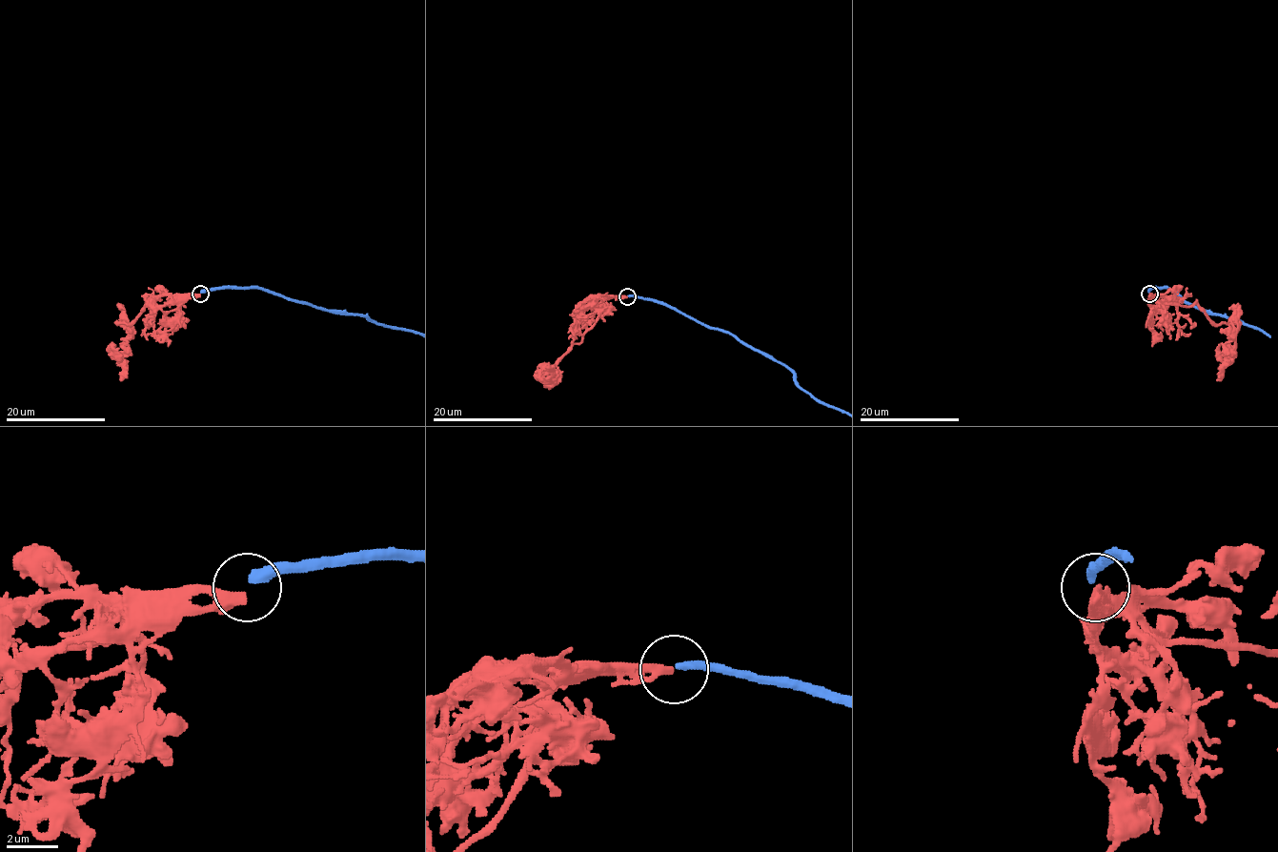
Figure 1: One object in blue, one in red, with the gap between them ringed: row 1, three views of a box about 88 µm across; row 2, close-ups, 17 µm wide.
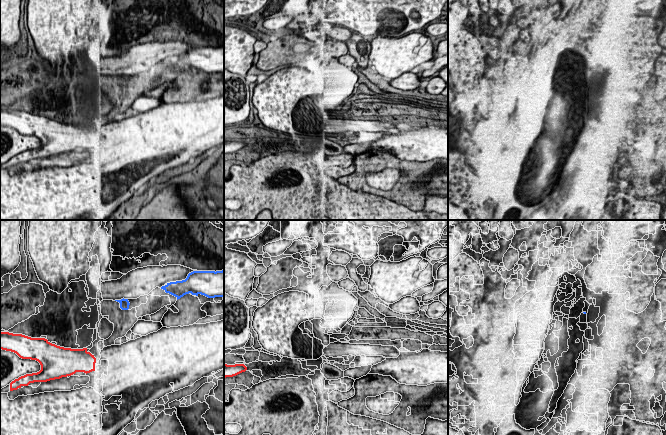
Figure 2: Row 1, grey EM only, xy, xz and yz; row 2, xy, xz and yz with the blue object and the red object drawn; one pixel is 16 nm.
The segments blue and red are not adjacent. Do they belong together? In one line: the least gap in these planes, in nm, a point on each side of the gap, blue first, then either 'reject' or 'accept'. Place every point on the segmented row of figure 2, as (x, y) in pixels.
gap 850 nm; span xy (122, 309), (86, 348); accept

